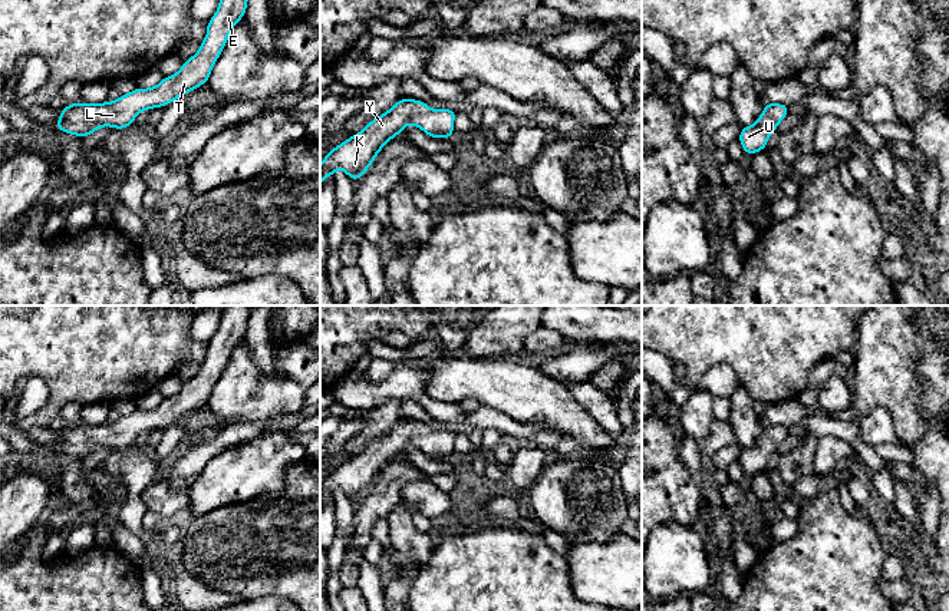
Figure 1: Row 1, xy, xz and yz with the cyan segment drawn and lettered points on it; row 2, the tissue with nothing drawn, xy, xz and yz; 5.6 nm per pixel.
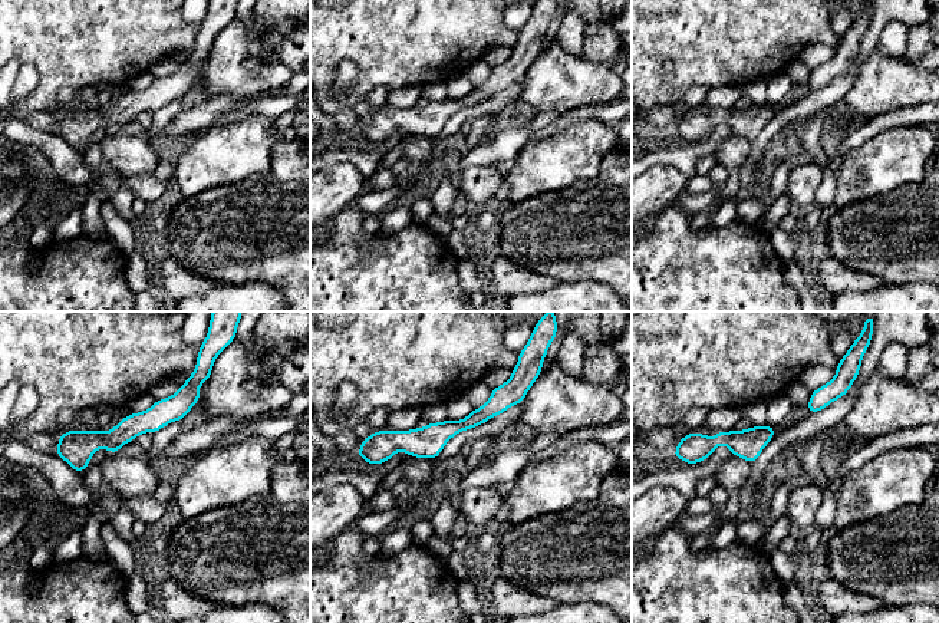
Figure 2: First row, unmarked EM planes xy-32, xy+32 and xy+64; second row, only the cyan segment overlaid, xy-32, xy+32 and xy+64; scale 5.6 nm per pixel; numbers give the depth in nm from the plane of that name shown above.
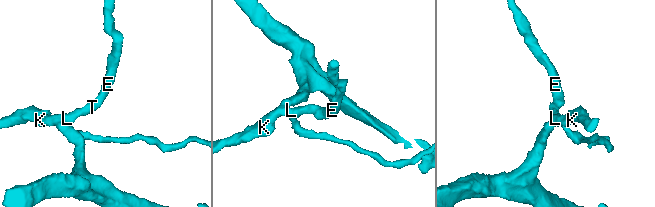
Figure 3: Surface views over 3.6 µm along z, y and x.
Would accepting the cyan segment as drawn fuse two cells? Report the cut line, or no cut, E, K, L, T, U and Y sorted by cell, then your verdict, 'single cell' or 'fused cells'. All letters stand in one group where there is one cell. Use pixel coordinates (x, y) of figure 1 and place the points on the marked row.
cut none; groups E K L T U Y; single cell

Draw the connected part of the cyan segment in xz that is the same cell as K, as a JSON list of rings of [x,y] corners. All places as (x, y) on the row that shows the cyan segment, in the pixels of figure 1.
[[[399,99],[388,112],[372,119],[363,131],[326,153],[320,164],[320,188],[323,178],[333,178],[337,168],[350,179],[360,179],[376,155],[391,139],[403,132],[406,123],[419,128],[434,139],[454,138],[455,116],[457,112],[448,108],[432,110],[424,100]]]

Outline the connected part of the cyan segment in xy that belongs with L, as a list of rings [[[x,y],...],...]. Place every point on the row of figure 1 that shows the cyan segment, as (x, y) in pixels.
[[[220,0],[217,11],[207,23],[207,36],[198,52],[187,59],[177,73],[162,77],[154,87],[135,87],[113,102],[67,103],[60,110],[55,128],[80,139],[96,132],[100,126],[125,129],[132,126],[139,112],[165,108],[185,93],[205,85],[231,30],[246,11],[247,0]]]

